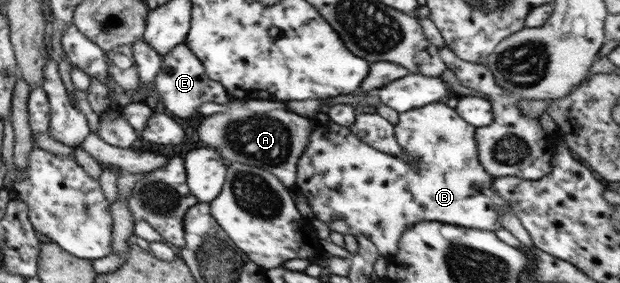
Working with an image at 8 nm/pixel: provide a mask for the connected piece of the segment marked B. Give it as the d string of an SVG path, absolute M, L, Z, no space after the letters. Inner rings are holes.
M445 101L430 103L424 105L423 107L410 109L399 114L399 122L395 125L394 130L396 140L401 146L403 154L405 154L407 158L411 159L411 162L415 162L415 164L417 164L417 167L419 168L417 171L415 171L409 163L405 163L401 156L395 157L393 155L377 151L374 147L371 147L364 141L361 141L350 130L350 128L347 129L347 127L335 125L335 123L333 123L327 115L323 115L323 113L317 113L317 115L311 119L311 125L313 125L313 127L311 127L310 141L305 148L305 153L303 153L302 157L299 158L296 183L293 187L298 189L303 197L305 197L305 199L307 199L307 201L312 205L312 209L314 211L313 218L323 221L323 223L331 229L331 232L341 233L343 236L353 235L355 237L368 237L369 241L376 245L376 248L381 256L388 258L392 257L398 250L399 241L401 241L401 237L405 229L409 229L409 227L421 223L421 221L461 225L463 228L495 232L503 228L503 225L501 225L501 215L506 213L506 211L512 211L509 205L507 205L507 201L496 195L495 189L493 189L494 177L487 173L487 171L483 169L483 165L479 163L479 148L477 147L477 142L475 141L476 127L468 124L462 117L459 117L455 108L447 106Z

